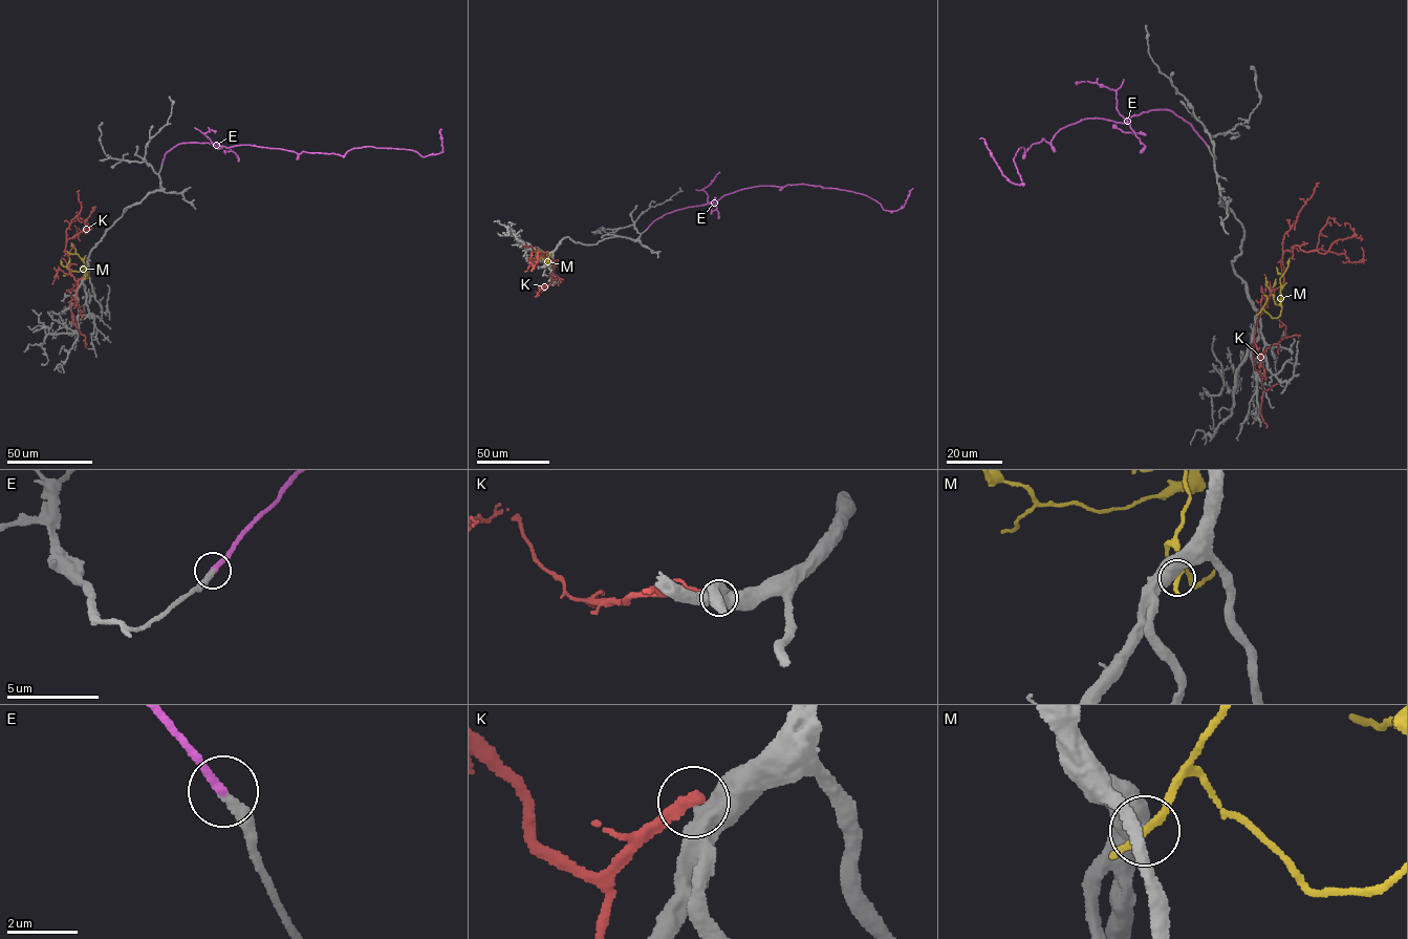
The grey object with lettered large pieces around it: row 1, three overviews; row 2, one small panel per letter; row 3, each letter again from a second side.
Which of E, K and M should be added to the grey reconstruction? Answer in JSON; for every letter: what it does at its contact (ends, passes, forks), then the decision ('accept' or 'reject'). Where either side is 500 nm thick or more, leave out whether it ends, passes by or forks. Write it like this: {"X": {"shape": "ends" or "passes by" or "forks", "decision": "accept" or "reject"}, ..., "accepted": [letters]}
{"E": {"shape": "ends", "decision": "accept"}, "K": {"shape": "ends", "decision": "reject"}, "M": {"decision": "reject"}, "accepted": ["E"]}

